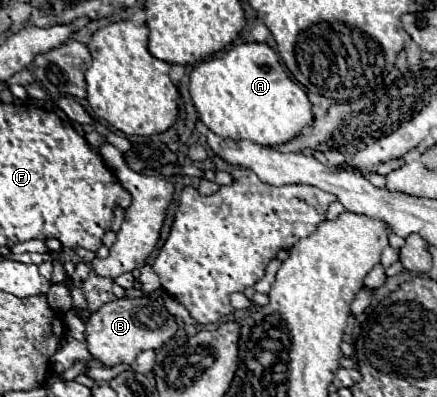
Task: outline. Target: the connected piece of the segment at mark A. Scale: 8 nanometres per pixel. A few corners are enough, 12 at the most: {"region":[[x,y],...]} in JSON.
{"region":[[267,43],[191,71],[199,119],[277,147],[313,123]]}

